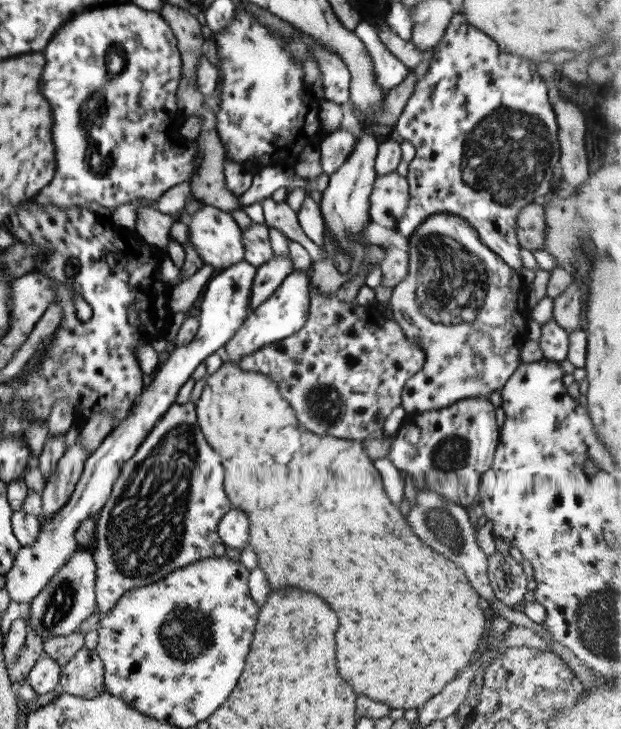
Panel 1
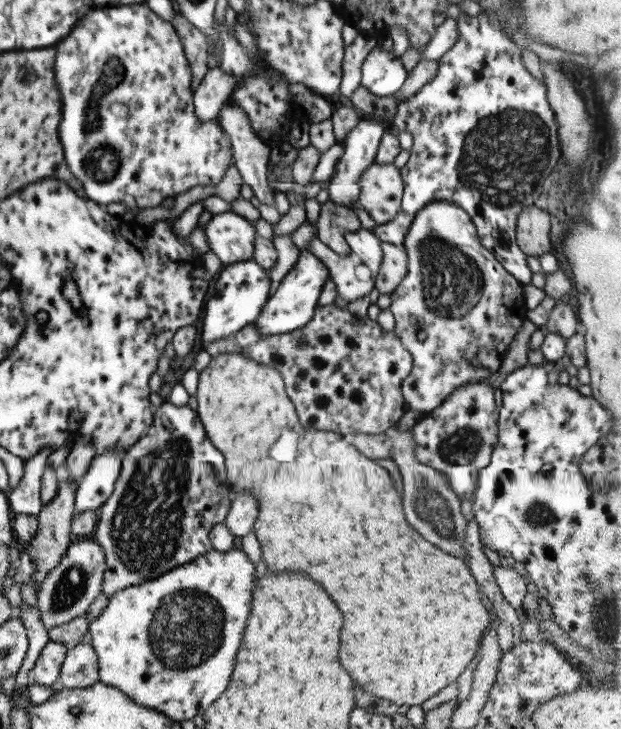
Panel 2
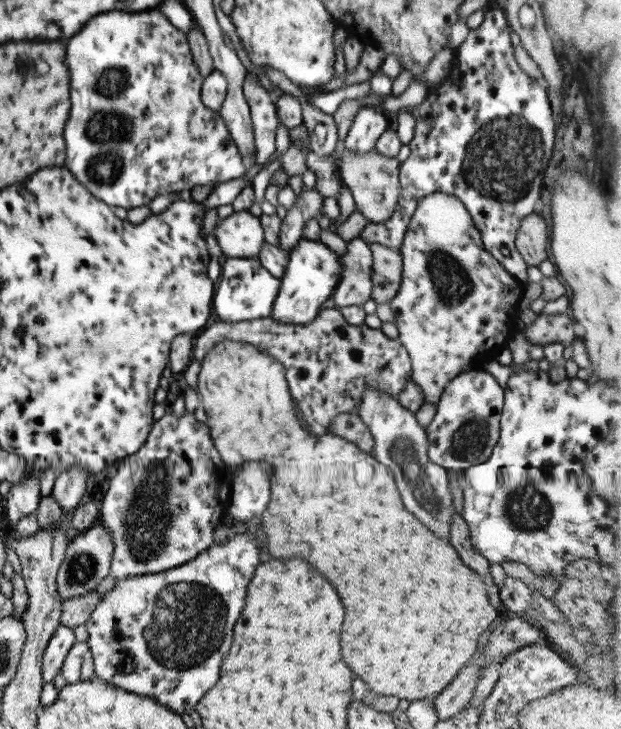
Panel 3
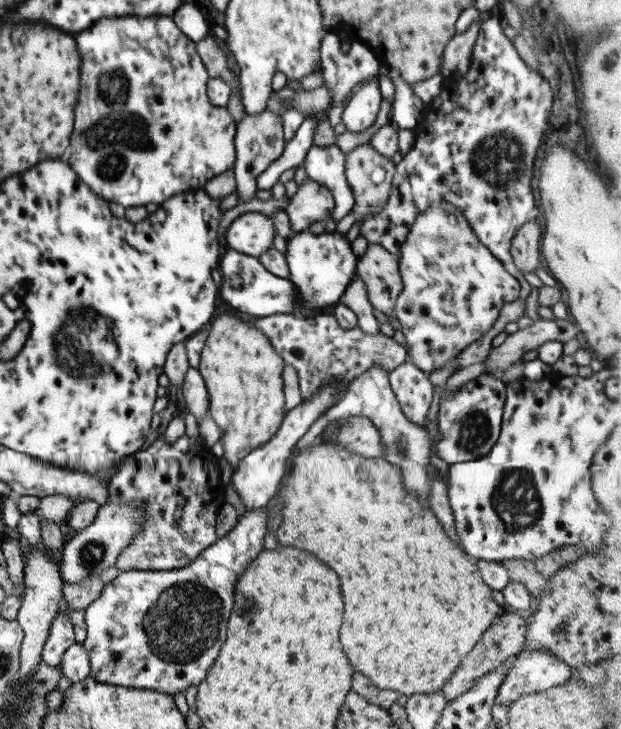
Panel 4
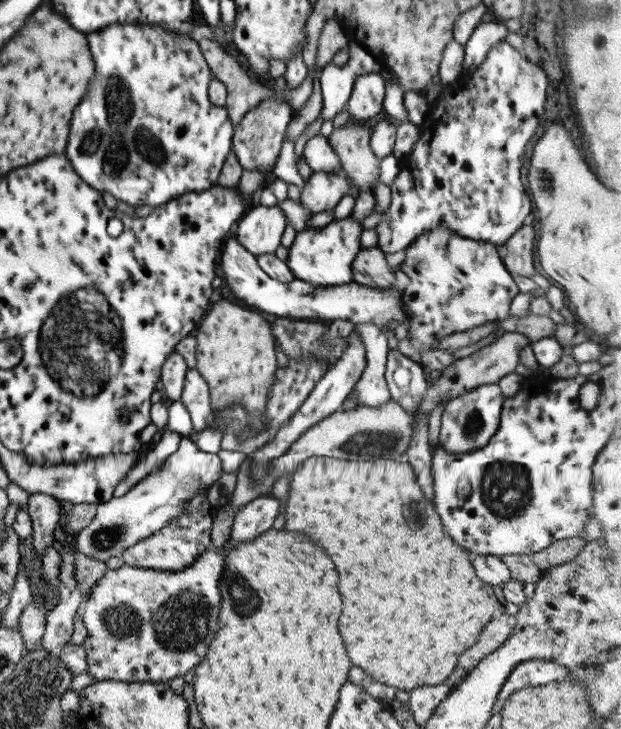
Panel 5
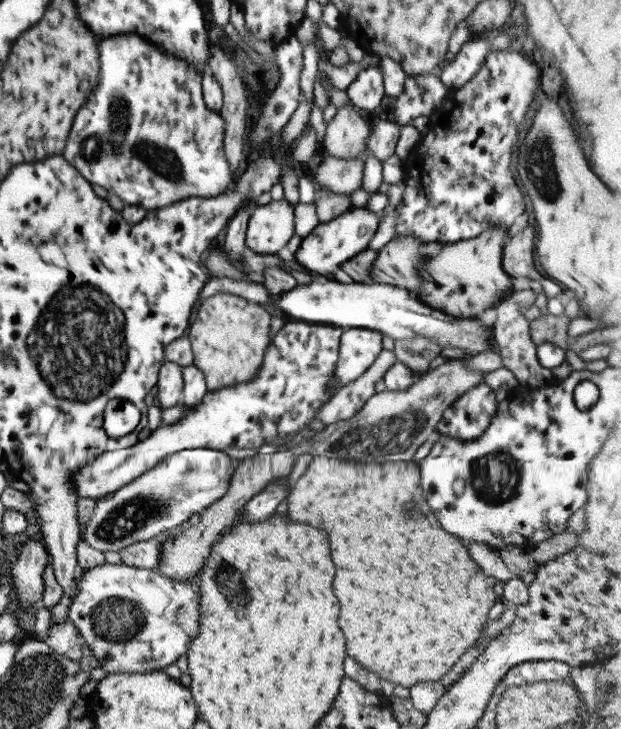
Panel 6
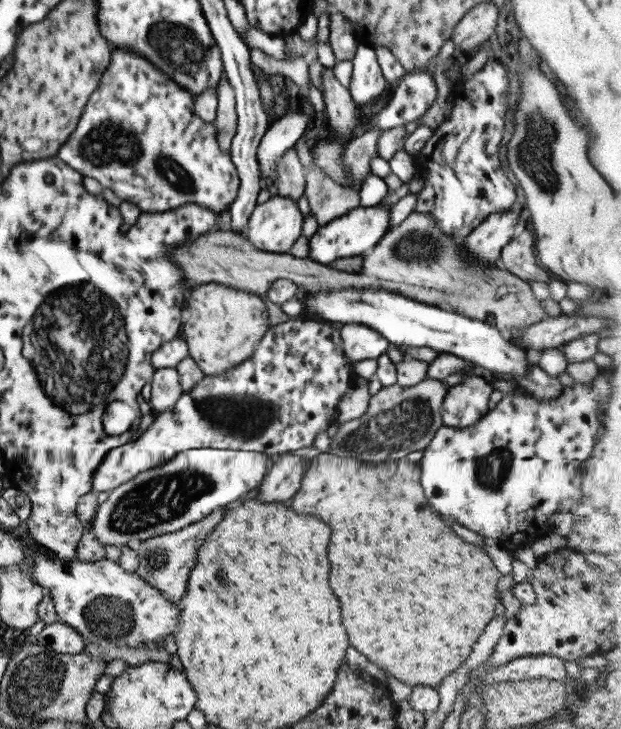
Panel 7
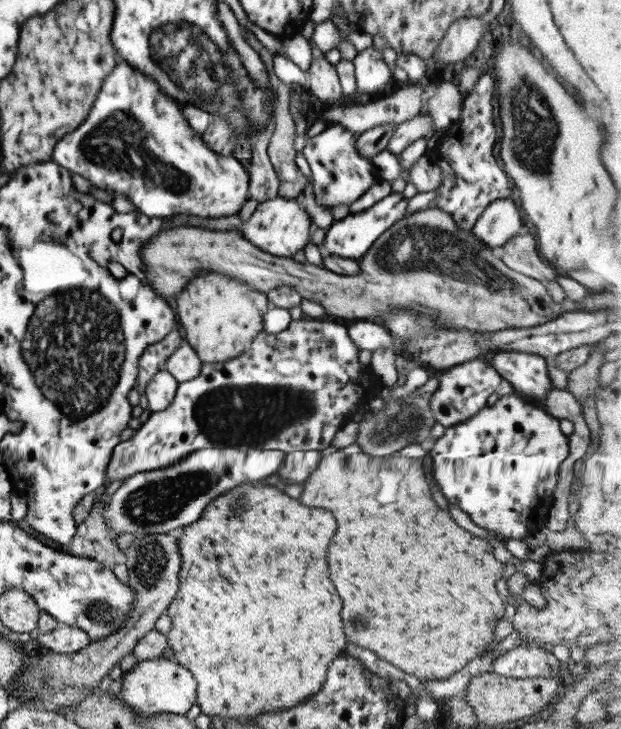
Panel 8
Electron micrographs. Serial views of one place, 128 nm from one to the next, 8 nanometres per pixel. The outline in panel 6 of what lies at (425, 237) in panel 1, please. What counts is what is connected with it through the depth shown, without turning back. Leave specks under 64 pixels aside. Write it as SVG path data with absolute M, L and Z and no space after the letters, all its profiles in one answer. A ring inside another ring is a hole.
M489 229L475 238L443 243L437 254L427 255L425 261L419 263L417 274L421 276L421 285L419 290L412 294L413 297L425 306L453 318L482 318L486 311L495 308L497 302L500 303L505 296L509 296L509 292L513 292L508 274L502 269L500 261L503 244L509 238L506 233L505 229Z

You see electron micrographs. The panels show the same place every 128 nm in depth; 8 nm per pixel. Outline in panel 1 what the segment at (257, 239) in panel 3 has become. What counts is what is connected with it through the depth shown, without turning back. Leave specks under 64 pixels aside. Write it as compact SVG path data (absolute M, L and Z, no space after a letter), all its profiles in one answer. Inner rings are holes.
M203 204L193 212L185 222L187 223L187 241L201 258L202 264L209 264L217 271L227 268L243 259L243 244L241 244L240 232L237 224L228 212L217 210L213 205Z

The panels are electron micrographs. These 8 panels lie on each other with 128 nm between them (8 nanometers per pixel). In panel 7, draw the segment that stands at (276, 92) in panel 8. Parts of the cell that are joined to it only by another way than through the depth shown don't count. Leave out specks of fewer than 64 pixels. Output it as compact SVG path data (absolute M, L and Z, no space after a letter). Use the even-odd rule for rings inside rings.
M293 147L287 150L275 164L277 195L296 201L304 191L304 172Z

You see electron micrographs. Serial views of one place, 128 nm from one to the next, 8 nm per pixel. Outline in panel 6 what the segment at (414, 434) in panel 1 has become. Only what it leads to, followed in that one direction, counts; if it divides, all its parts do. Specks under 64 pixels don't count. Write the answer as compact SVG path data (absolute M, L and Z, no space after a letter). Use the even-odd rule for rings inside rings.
M485 383L473 386L442 411L436 433L461 442L475 441L489 426L495 408L491 387Z

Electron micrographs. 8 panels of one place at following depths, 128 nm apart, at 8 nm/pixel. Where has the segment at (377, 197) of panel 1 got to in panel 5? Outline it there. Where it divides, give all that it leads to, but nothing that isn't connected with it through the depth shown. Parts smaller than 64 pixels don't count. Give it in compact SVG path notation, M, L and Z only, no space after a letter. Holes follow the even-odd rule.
M348 121L341 129L333 129L327 142L334 148L342 172L361 192L373 193L379 182L379 160L370 150L368 126Z

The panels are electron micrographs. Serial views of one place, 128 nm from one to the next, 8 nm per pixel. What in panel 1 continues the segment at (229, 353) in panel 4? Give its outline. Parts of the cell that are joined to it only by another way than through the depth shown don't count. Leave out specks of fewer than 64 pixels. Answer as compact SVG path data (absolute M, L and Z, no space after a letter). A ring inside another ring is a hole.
M239 365L222 366L213 374L204 375L205 384L195 402L196 422L211 450L221 458L223 466L223 490L233 508L244 511L249 520L247 543L257 558L257 567L263 572L269 587L275 591L279 588L301 588L305 592L313 592L321 600L333 608L339 618L339 628L335 634L335 664L341 678L353 688L357 696L367 696L375 702L384 703L389 709L421 710L424 704L458 676L465 666L469 665L483 631L485 616L478 604L478 595L468 584L463 570L447 557L435 552L417 536L411 534L409 524L399 512L399 508L391 504L381 486L381 477L361 441L339 439L333 435L317 436L299 425L289 403L279 394L277 384L261 373L244 372Z

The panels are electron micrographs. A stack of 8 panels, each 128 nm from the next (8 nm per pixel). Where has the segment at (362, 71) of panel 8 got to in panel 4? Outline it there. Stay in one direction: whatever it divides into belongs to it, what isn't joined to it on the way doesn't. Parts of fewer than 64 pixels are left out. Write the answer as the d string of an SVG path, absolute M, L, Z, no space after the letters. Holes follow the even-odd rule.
M365 79L359 91L347 102L341 114L341 121L347 131L359 134L375 123L382 100L378 86L377 80Z

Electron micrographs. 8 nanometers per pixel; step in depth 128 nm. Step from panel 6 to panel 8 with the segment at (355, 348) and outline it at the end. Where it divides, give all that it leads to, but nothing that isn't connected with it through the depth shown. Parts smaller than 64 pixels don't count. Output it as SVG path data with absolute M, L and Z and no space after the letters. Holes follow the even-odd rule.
M353 321L347 325L346 330L347 336L351 338L358 352L361 350L373 352L379 348L391 348L393 352L401 353L397 340L376 321Z

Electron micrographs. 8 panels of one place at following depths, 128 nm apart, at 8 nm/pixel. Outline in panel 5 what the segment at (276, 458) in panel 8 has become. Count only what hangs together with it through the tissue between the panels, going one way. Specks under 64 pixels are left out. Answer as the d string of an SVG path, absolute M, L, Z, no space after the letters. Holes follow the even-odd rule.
M183 435L177 450L165 458L155 470L151 470L145 478L138 480L122 496L111 497L98 504L91 522L73 535L74 552L89 556L93 560L105 562L140 540L158 531L167 521L177 517L183 505L199 491L209 486L221 476L221 460L215 453L203 452Z

